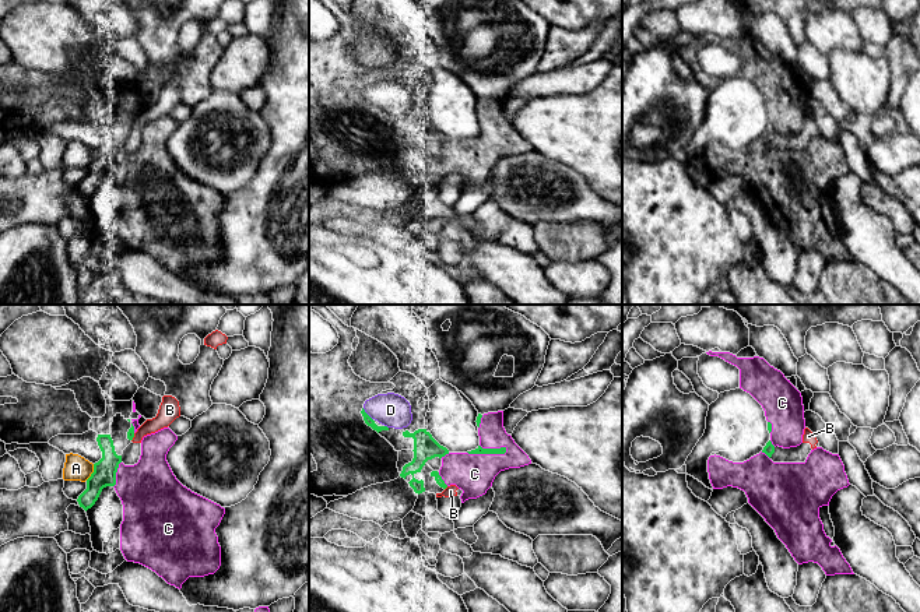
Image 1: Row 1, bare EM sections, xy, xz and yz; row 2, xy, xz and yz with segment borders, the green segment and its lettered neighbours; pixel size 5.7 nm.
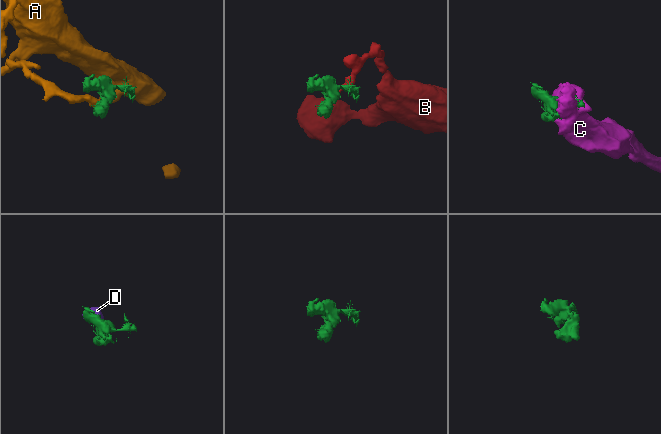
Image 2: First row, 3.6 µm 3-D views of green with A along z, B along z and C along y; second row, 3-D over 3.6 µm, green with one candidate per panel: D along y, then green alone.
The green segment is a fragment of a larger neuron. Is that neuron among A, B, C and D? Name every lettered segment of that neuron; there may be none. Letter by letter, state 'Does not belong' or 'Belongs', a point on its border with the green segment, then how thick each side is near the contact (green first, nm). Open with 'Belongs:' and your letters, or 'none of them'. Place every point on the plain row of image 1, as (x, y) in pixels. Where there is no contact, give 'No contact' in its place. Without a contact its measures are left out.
Belongs: C, D
A: Does not belong. Touches green at xy (92, 159). Thickness 130 nm (green) against 140 nm
B: Does not belong. Touches green at xy (133, 123). Thickness 50 nm (green) against 120 nm
C: Belongs. Touches green at xz (488, 140). Thickness 50 nm (green) against 220 nm
D: Belongs. Touches green at xz (367, 101). Thickness 50 nm (green) against 190 nm

